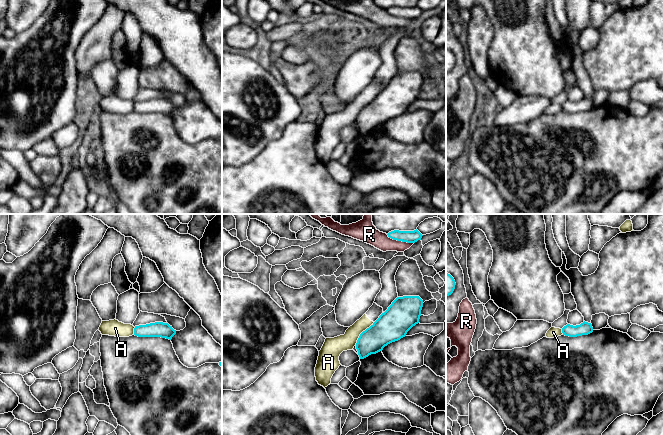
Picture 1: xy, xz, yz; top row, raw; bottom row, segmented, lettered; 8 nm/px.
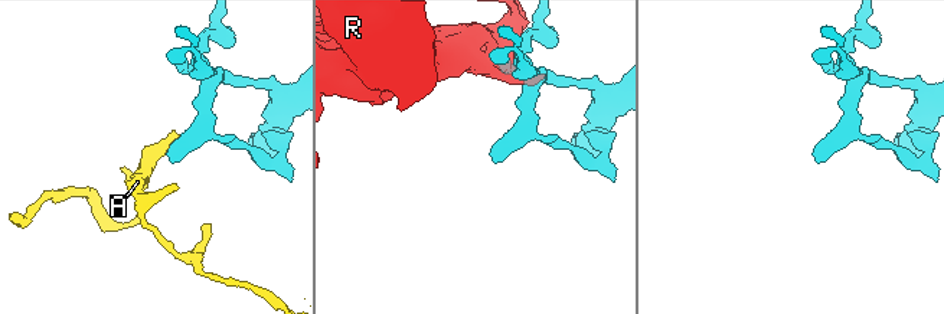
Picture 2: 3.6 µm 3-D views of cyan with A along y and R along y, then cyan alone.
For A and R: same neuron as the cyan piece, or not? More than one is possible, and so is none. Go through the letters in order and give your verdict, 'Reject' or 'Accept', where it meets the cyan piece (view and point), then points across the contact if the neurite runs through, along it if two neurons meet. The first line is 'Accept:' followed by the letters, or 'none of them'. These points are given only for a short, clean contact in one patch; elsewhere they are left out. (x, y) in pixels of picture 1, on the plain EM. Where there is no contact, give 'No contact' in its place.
Accept: none of them
A: Reject. Touches cyan at xz (362, 108). Boundary: xz (374, 98), (360, 110), (355, 120)
R: Reject. Touches cyan at xz (400, 16)

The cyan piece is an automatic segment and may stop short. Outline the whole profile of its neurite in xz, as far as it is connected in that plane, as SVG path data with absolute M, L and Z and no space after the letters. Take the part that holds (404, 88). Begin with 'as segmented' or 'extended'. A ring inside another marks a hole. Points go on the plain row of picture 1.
as segmented; M419 72L397 73L388 85L365 107L356 119L360 135L383 126L388 120L405 113L419 99L423 76Z

